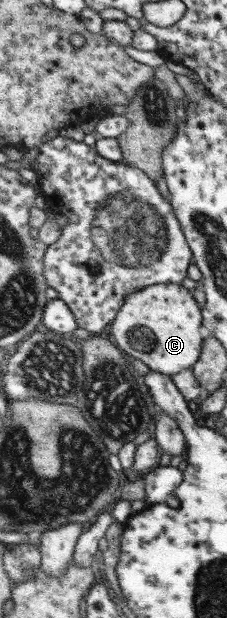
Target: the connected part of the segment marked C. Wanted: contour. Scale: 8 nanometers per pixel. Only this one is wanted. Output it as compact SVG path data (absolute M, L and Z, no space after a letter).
M158 283L126 299L111 323L110 333L123 351L141 359L150 370L173 377L200 362L207 340L203 310L185 287L178 283Z

